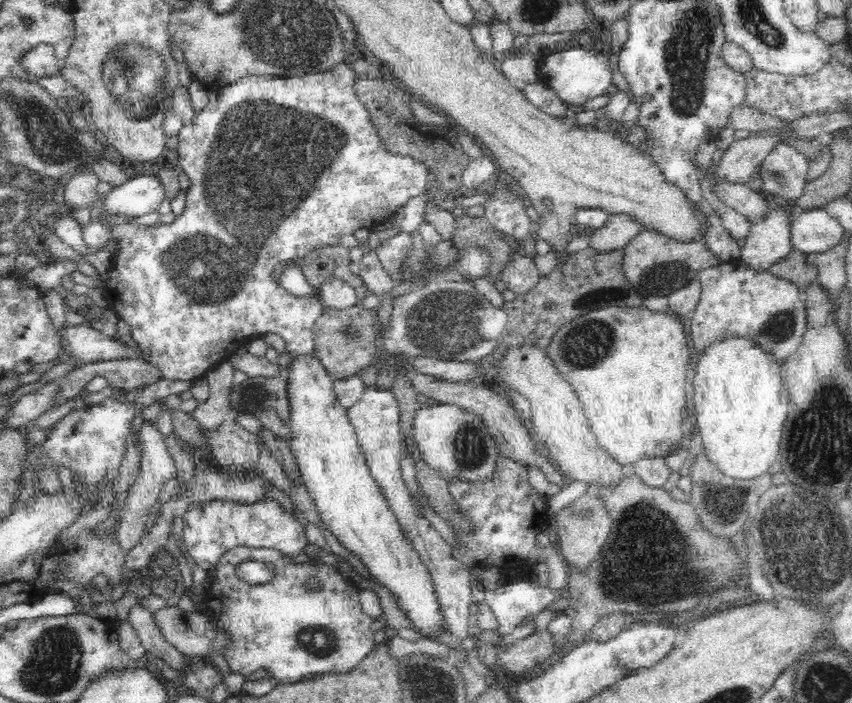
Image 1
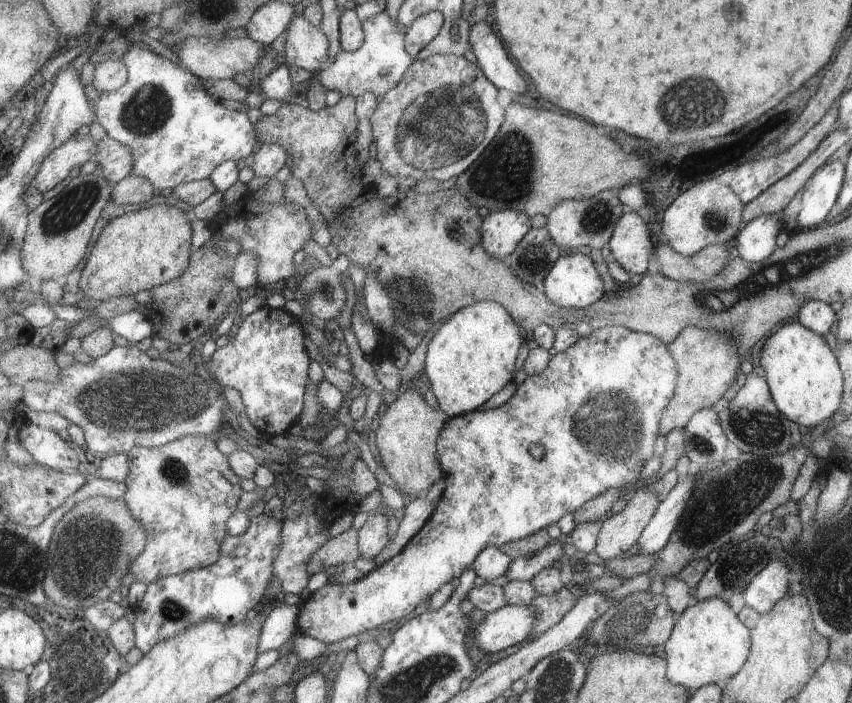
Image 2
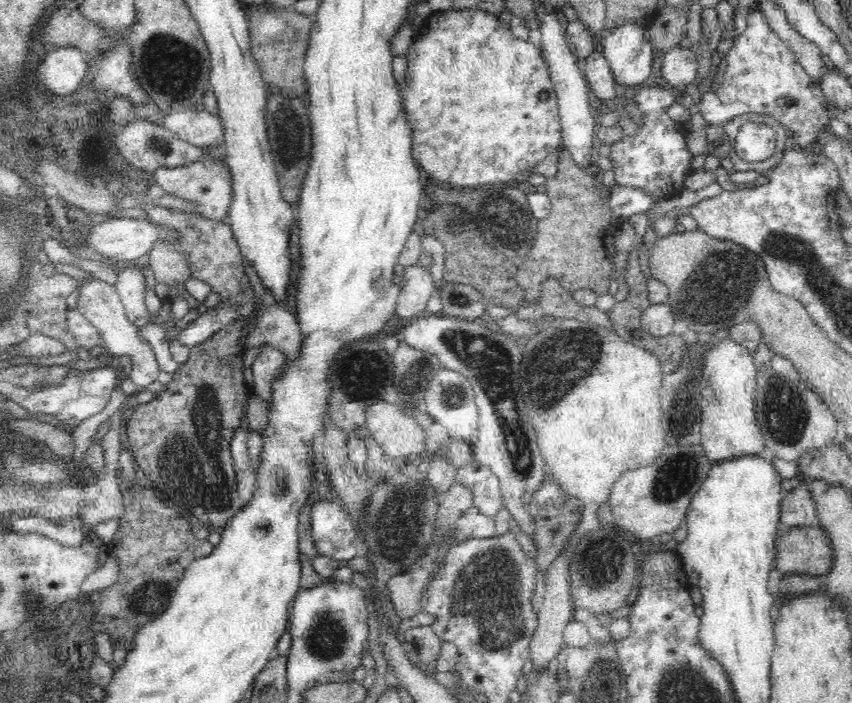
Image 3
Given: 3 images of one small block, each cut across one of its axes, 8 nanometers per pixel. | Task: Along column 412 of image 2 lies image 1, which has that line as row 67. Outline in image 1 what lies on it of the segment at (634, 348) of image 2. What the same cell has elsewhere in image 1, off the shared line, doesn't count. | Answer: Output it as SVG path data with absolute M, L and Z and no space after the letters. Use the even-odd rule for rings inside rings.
M562 50L538 60L540 76L544 84L548 84L568 106L584 106L588 100L596 96L604 96L612 86L612 62L610 56L594 54L588 50Z

